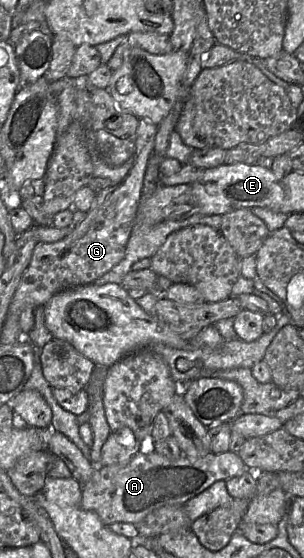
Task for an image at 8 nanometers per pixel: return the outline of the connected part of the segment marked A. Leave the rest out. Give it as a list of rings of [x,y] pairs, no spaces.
[[[140,451],[125,466],[98,466],[91,479],[82,488],[81,506],[84,510],[96,513],[104,525],[125,522],[137,525],[151,512],[164,506],[183,506],[191,498],[197,496],[219,480],[228,480],[250,471],[237,453],[225,452],[215,454],[210,452],[201,458],[189,458],[182,455],[178,459],[169,459],[155,451]]]

